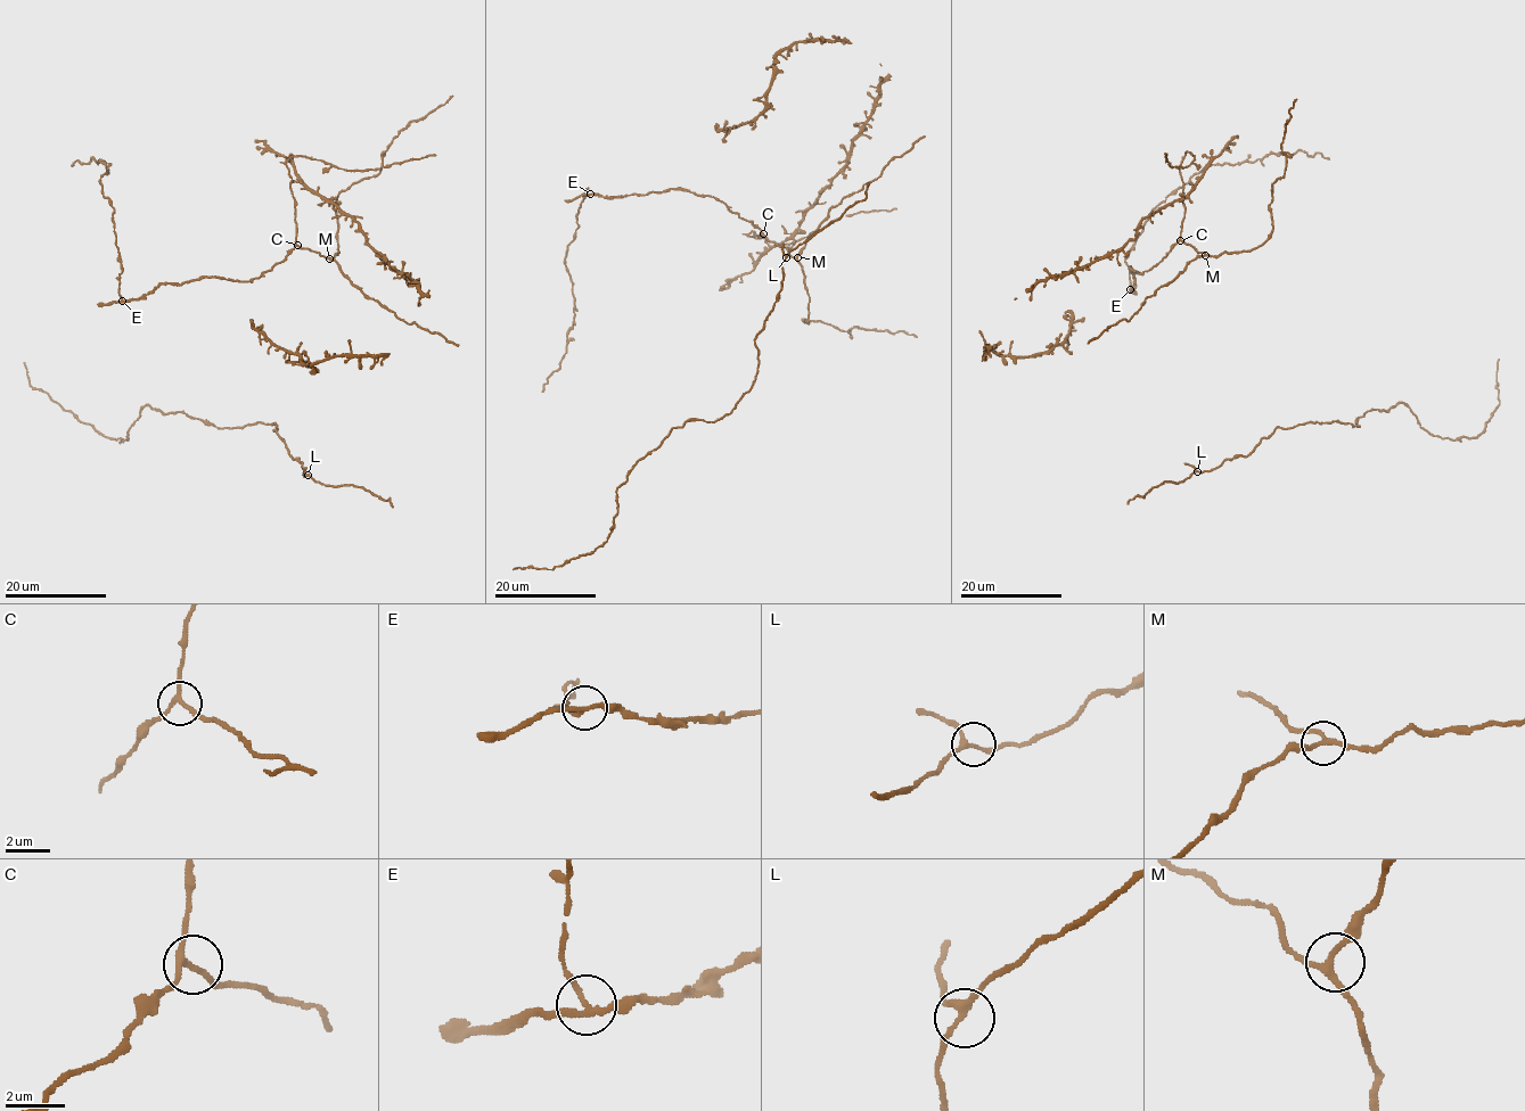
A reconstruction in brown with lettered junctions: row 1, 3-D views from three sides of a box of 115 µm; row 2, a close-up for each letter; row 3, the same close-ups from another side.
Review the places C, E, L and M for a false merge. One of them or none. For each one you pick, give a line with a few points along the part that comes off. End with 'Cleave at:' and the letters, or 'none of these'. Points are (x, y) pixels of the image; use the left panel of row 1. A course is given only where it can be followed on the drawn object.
E: Course of the part to remove: (122, 299), (114, 208), (99, 183), (106, 166), (92, 157), (87, 163), (78, 159), (72, 166)
Cleave at: E

